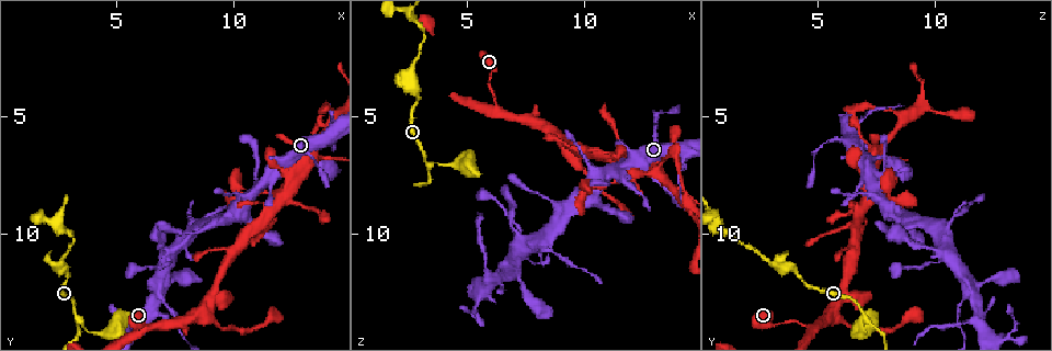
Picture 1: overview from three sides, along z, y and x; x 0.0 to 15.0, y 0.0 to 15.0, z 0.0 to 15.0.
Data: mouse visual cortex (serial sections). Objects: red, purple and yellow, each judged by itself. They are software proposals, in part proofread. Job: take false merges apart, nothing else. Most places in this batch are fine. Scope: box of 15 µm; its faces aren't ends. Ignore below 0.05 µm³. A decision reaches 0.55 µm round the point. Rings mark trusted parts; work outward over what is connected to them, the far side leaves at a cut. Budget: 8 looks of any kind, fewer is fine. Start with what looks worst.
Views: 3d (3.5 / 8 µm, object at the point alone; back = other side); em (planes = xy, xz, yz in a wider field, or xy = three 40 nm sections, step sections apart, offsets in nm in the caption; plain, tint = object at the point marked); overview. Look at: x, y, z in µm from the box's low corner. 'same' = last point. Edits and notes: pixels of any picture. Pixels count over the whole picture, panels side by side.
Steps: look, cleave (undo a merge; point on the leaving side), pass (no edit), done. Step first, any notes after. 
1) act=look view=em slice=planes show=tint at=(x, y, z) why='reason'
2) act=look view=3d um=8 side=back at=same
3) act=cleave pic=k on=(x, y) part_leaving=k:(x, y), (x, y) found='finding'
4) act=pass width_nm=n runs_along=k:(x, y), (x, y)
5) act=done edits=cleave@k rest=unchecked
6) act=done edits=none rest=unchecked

act=look view=3d um=3.5 at=(7.0, 12.8, 11.1) why='thick turns thin'

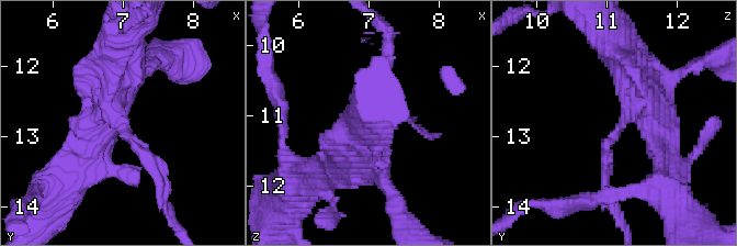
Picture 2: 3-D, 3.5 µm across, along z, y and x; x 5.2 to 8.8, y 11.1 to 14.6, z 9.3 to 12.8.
act=look view=em slice=planes show=tint at=(7.00, 12.95, 11.15)

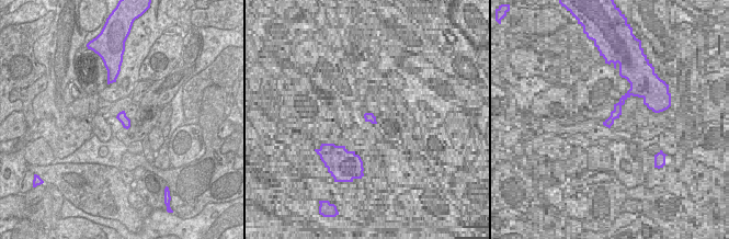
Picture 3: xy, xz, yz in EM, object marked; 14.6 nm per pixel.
act=pass runs_along=2:(111, 75), (111, 109), (161, 193) found='all the same cell'

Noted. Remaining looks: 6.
act=look view=3d um=3.5 at=(8.9, 9.2, 10.8) why='narrows sharply'

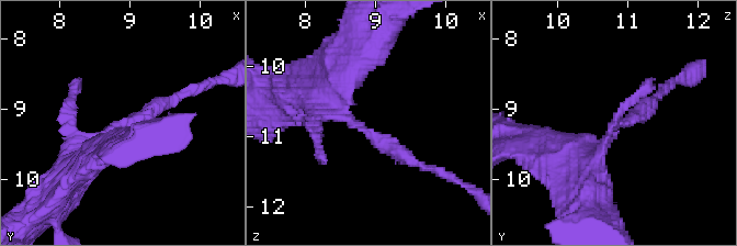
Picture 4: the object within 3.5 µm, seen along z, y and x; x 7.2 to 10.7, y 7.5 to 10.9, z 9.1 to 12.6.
act=look view=em slice=xy step=2 show=tint at=(8.80, 9.20, 10.90) arm_widths_nm=200,350

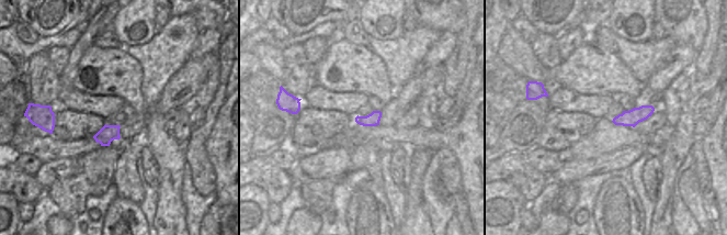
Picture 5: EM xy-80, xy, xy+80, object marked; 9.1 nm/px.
act=pass found='one cell here'

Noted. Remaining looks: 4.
act=look view=3d um=3.5 at=(2.8, 11.5, 3.8) why='a fork'

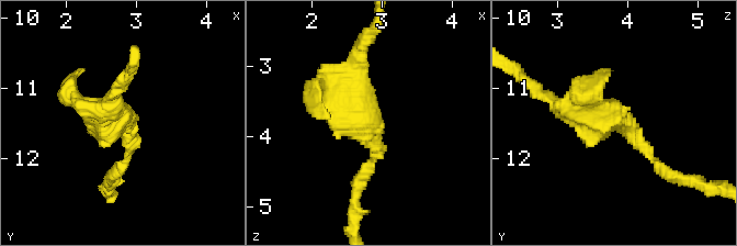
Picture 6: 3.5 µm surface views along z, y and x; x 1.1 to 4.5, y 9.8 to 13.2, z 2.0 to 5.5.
act=look view=em slice=xy step=2 show=tint at=(2.75, 11.45, 3.80) why='now the EM'

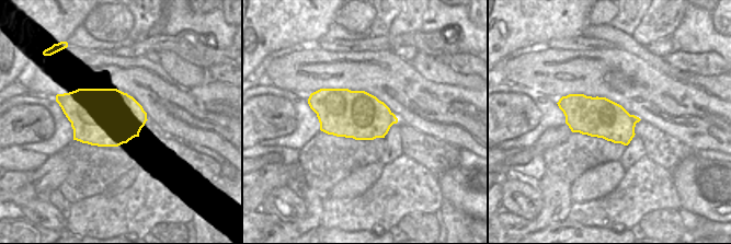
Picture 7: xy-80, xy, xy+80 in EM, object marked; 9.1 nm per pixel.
act=pass runs_along=6:(649, 153), (621, 119), (531, 85) found='continuous, no second cell'

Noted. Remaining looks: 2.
act=done edits=none rest=unchecked

